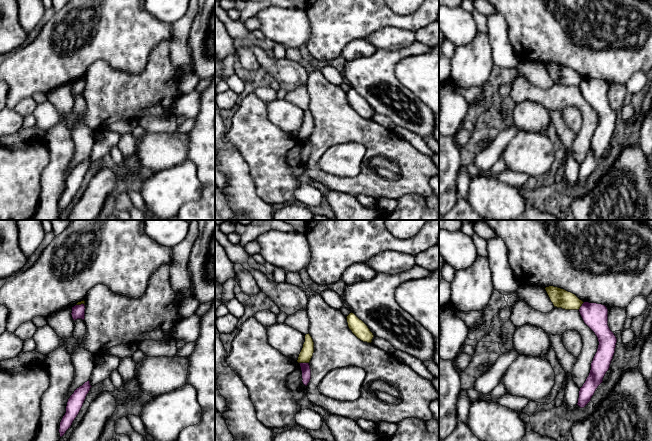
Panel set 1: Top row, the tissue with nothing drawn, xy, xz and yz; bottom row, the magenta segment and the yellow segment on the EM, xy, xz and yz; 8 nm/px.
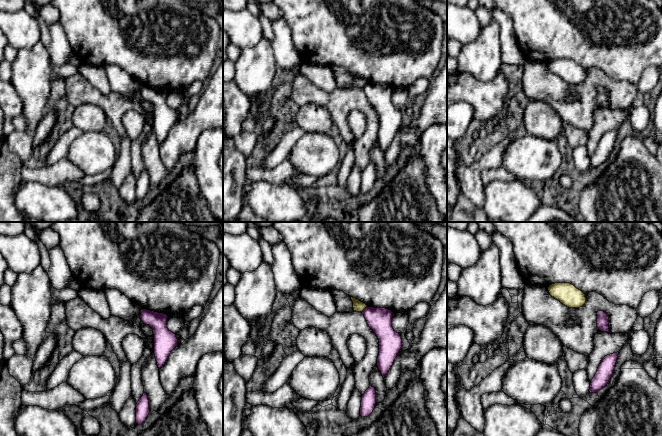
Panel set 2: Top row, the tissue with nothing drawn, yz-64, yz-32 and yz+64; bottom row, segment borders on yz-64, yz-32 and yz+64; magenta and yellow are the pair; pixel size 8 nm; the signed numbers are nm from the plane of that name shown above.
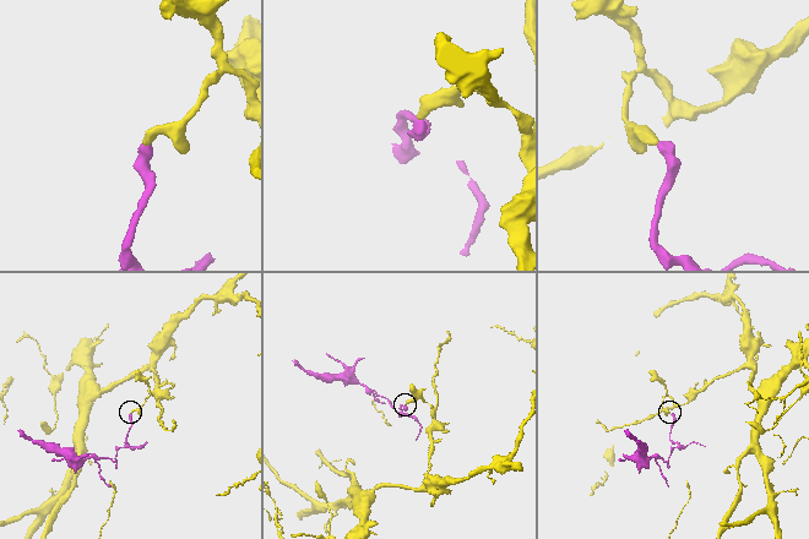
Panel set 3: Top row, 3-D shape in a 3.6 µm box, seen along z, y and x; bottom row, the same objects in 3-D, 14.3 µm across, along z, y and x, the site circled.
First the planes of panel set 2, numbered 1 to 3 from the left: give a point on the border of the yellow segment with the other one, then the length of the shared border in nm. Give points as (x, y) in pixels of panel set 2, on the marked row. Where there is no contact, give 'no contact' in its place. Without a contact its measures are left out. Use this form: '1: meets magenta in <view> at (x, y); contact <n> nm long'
1: no contact
2: meets magenta in yz-32 at (364, 309); contact 70 nm long
3: no contact

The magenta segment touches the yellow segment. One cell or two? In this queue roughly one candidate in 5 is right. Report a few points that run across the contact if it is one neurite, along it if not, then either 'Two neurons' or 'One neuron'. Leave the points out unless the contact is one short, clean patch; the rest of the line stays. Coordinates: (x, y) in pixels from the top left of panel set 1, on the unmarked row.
Line: xz (299, 138), (308, 139). Two neurons

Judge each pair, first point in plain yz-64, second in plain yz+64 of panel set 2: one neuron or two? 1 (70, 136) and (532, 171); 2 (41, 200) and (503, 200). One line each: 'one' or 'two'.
1: two
2: one

